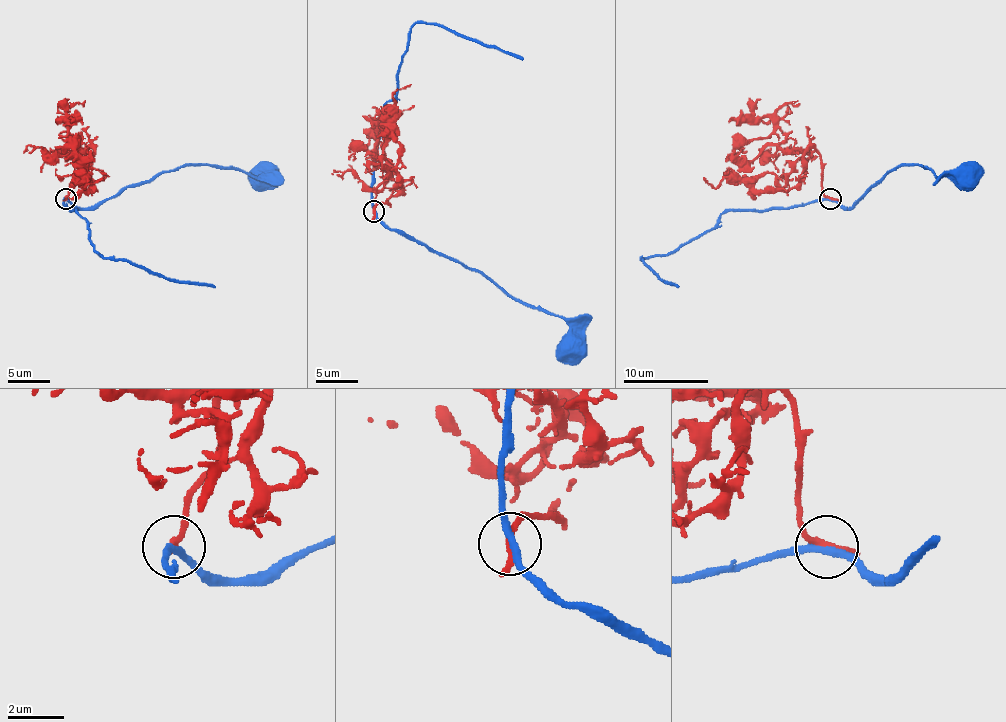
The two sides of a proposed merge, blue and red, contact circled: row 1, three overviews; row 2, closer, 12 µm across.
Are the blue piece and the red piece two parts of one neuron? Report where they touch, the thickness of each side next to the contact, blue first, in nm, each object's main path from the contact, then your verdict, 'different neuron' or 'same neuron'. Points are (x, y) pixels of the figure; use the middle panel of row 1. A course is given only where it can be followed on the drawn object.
at (374, 211); 260 nm thick on the blue side, 320 nm on the other; blue runs (373, 210), (386, 225), (401, 230), (468, 268), (479, 270), (513, 297), (561, 318), (570, 327), (572, 344); red runs (373, 210), (380, 202), (388, 202), (401, 185), (396, 185), (392, 120), (382, 117), (375, 153), (380, 109); different neuron

